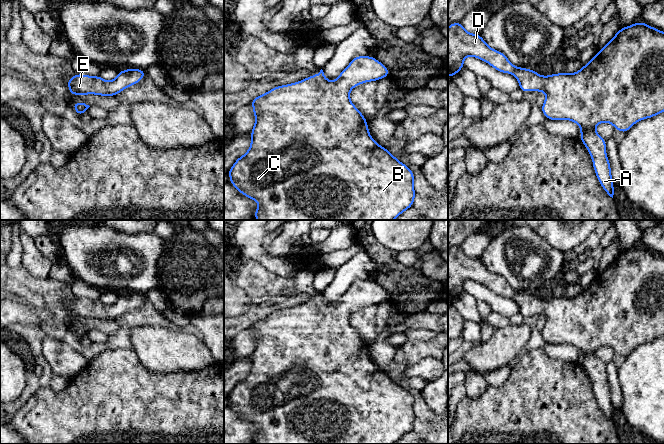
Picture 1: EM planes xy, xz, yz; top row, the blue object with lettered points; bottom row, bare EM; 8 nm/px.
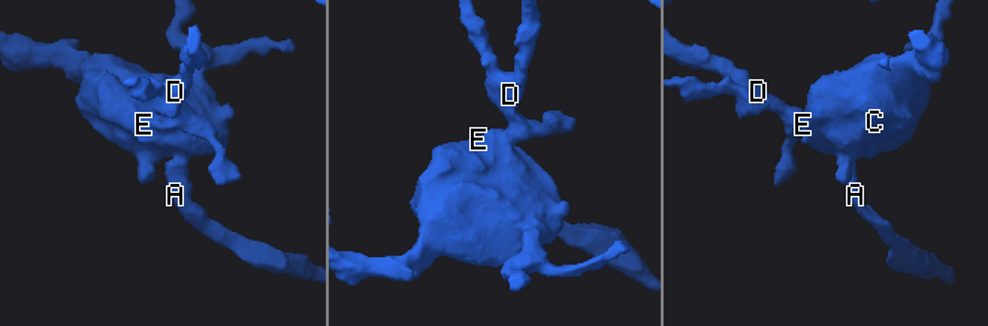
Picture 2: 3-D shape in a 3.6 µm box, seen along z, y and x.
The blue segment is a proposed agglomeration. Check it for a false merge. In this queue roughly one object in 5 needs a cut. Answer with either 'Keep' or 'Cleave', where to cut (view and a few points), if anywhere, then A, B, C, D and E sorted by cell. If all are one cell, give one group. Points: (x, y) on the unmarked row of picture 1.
Keep. No split. Groups: A B C D E

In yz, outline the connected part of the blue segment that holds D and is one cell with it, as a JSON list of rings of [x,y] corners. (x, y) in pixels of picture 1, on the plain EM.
[[[641,245],[619,253],[615,260],[586,289],[572,298],[564,295],[559,298],[541,300],[536,294],[516,291],[505,278],[489,271],[480,258],[467,256],[461,246],[451,247],[448,251],[449,302],[452,302],[464,291],[464,282],[467,280],[483,284],[499,296],[514,299],[524,318],[533,314],[545,316],[546,323],[541,330],[541,334],[546,343],[571,344],[578,348],[581,354],[580,364],[591,380],[597,403],[605,416],[612,422],[614,406],[611,400],[609,383],[606,379],[606,365],[595,355],[595,351],[599,347],[608,346],[614,350],[615,354],[627,357],[638,345],[652,342],[664,336],[664,256]]]

